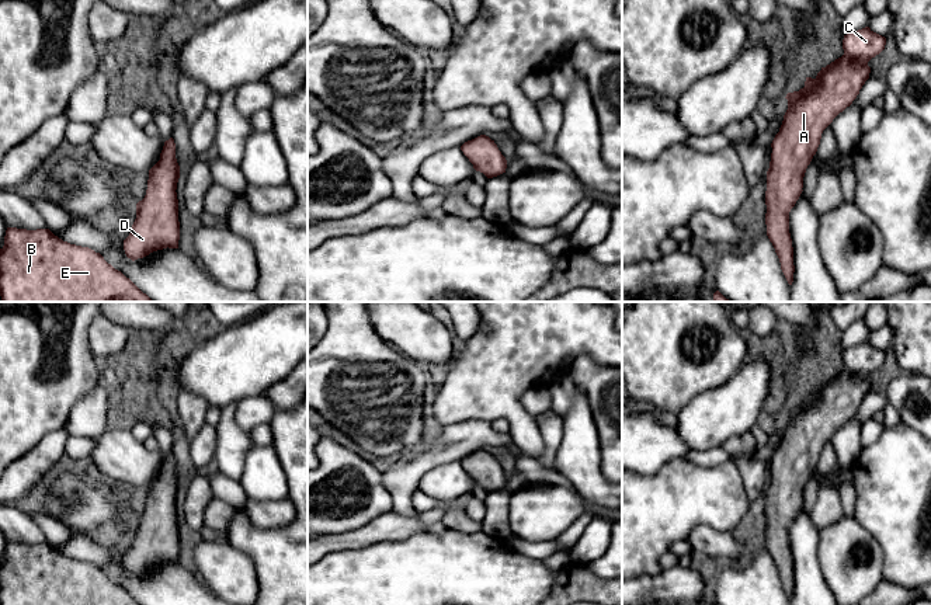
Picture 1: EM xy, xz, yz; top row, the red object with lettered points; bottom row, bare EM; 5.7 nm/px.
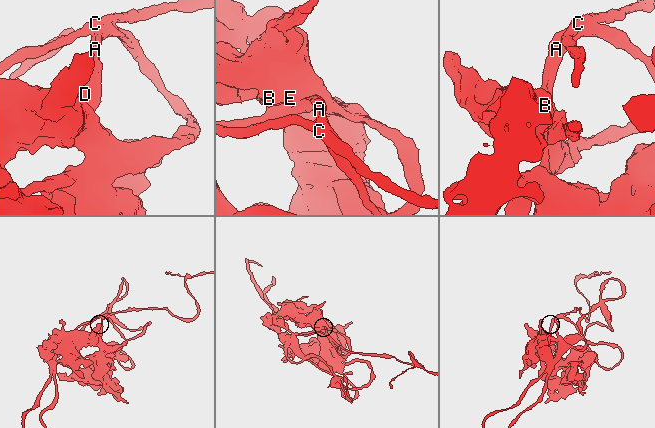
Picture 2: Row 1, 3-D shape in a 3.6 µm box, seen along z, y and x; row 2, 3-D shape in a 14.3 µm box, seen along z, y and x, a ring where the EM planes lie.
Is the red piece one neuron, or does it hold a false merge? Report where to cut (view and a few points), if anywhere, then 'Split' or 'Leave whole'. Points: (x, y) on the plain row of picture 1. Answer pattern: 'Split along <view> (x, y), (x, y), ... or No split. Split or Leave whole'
No split. Leave whole

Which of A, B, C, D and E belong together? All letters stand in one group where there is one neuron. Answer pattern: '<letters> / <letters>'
A B C D E

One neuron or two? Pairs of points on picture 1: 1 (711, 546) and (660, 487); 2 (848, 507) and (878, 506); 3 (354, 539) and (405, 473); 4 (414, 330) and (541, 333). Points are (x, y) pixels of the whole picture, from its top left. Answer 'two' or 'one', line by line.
1: two
2: two
3: two
4: two

